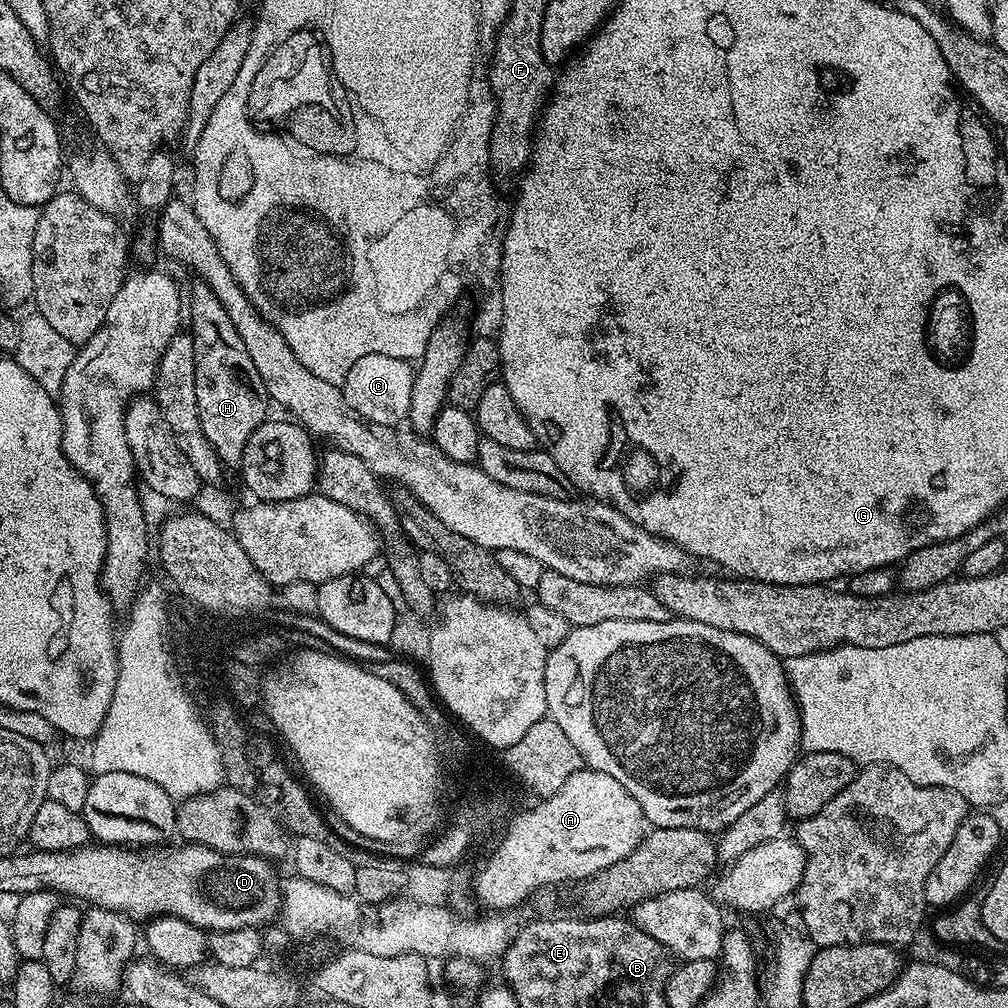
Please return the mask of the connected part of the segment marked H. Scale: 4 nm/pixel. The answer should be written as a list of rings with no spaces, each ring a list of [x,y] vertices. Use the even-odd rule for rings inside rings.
[[[196,282],[193,286],[192,297],[186,300],[186,316],[192,319],[190,335],[196,351],[194,386],[198,394],[200,425],[220,461],[225,466],[239,465],[250,434],[254,434],[269,415],[268,391],[250,359],[246,342],[242,342],[242,334],[238,334],[238,326],[230,322],[226,306],[222,306],[218,294],[214,294],[208,284]]]

